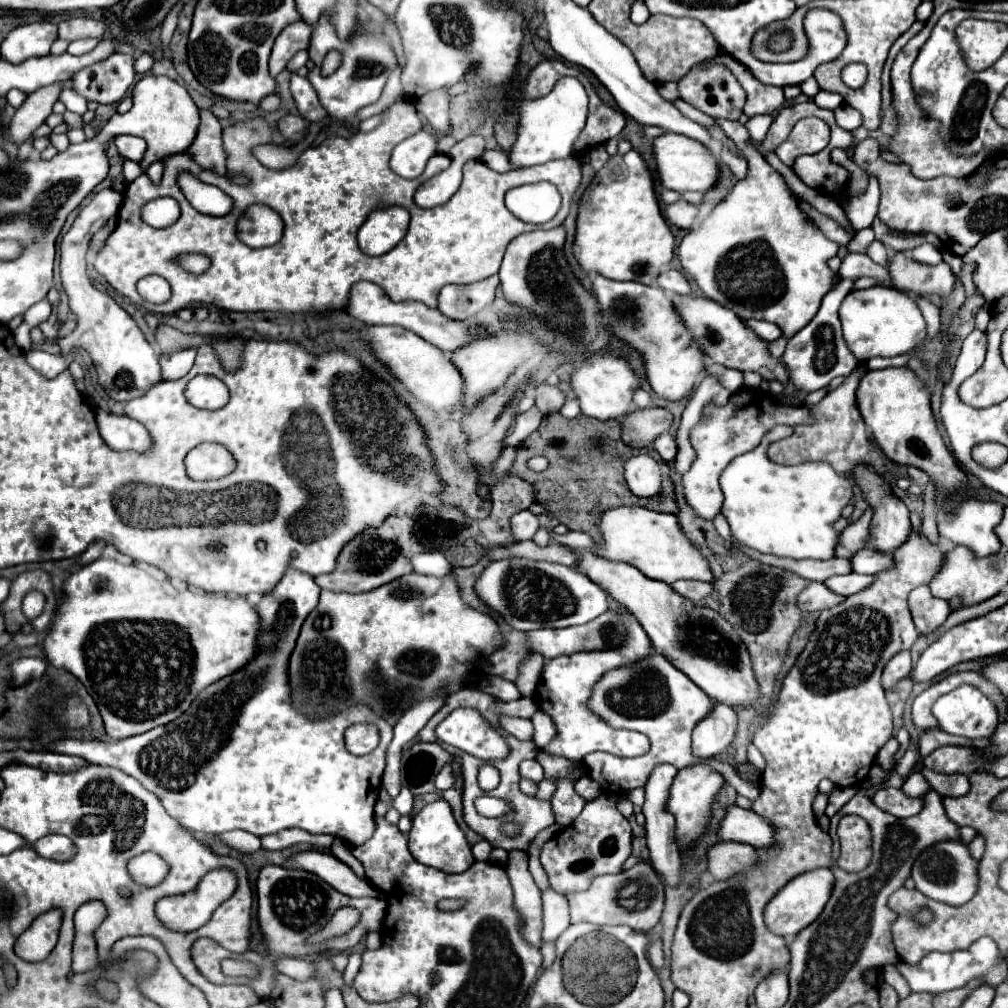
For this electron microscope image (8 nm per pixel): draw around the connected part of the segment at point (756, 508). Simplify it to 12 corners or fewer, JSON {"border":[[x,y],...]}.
{"border":[[777,426],[721,474],[741,546],[833,558],[851,482],[823,462],[779,466]]}

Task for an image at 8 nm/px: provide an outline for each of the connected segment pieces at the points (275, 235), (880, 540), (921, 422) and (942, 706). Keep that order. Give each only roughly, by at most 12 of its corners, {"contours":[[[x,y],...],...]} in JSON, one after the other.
{"contours":[[[251,204],[237,220],[237,238],[251,248],[281,240],[281,216]],[[857,468],[873,508],[869,546],[895,552],[911,534],[907,506],[889,480]],[[909,368],[869,370],[855,396],[889,460],[945,490],[965,482]],[[967,684],[941,696],[931,712],[941,730],[989,738],[997,716]]]}

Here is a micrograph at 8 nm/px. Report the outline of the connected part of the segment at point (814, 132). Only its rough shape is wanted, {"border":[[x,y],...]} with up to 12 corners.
{"border":[[823,120],[797,122],[789,138],[775,150],[783,164],[827,146]]}

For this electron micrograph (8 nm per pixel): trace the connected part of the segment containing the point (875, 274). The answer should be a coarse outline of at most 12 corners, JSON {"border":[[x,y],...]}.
{"border":[[847,254],[839,268],[841,278],[871,278],[891,286],[887,268],[865,254]]}

